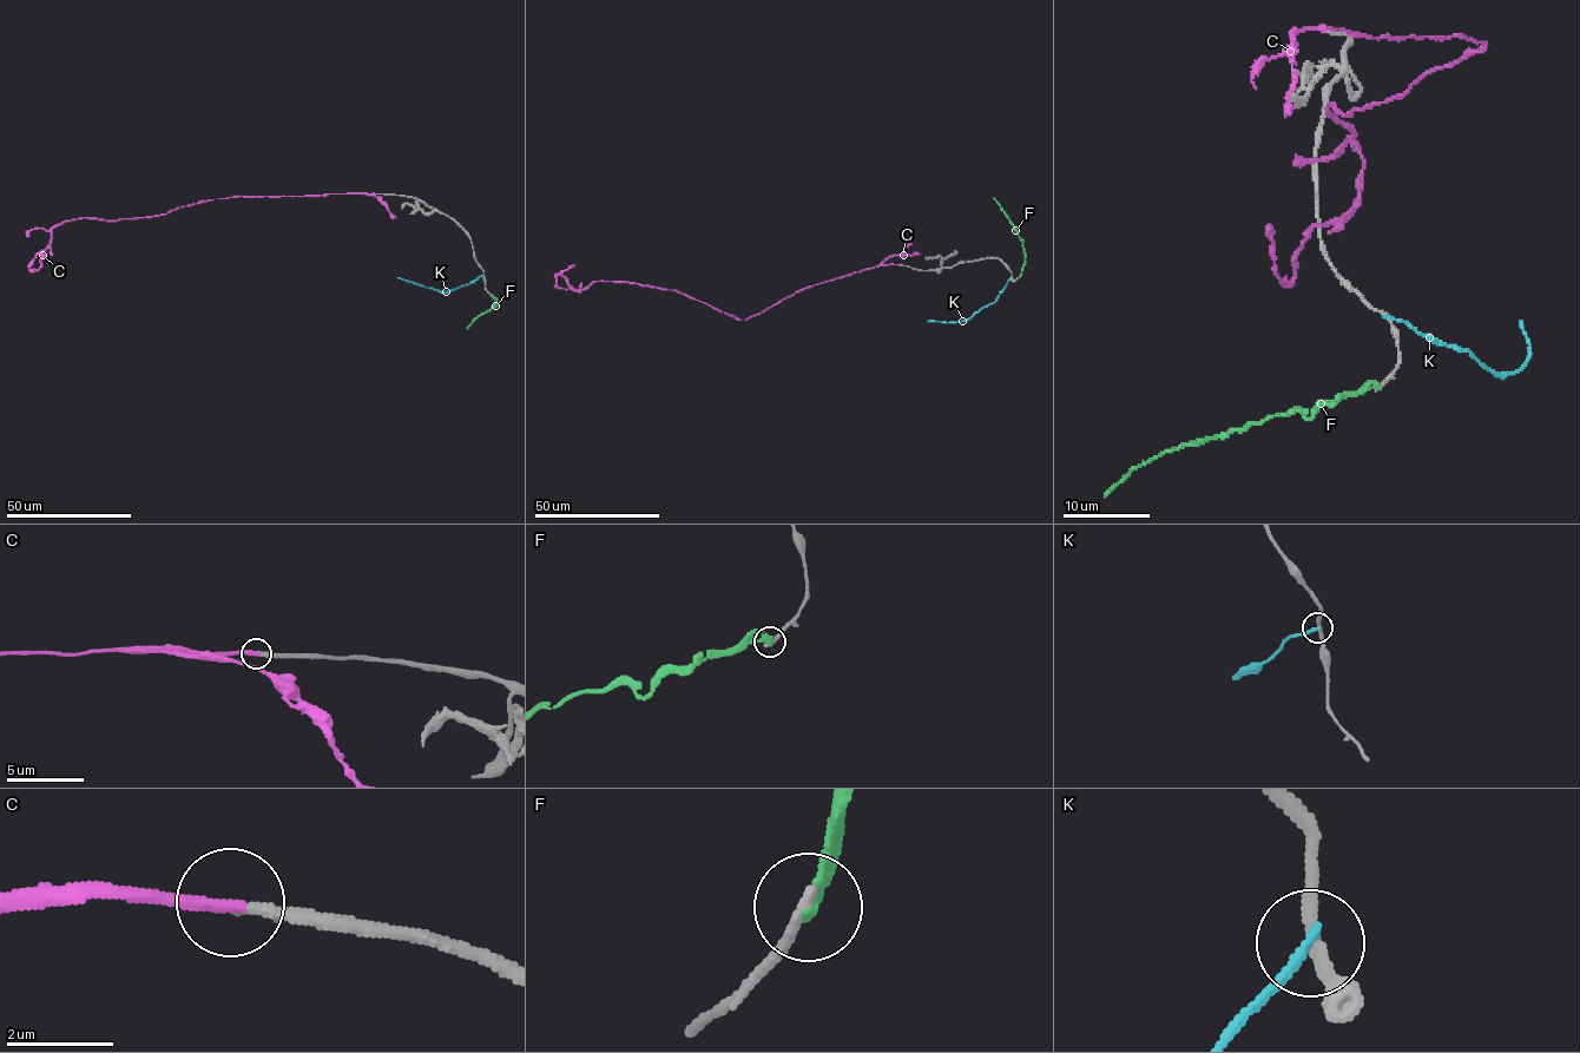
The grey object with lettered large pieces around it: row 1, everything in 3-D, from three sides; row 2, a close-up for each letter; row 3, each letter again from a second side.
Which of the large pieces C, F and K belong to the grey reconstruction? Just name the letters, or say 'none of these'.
C

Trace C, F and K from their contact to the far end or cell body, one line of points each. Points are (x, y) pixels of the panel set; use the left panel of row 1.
C: (374, 193), (234, 196), (159, 215), (76, 218), (52, 229), (51, 242), (31, 270), (39, 268), (44, 254)
F: (492, 296), (496, 304), (480, 315), (467, 329)
K: (484, 275), (446, 293), (396, 277)

